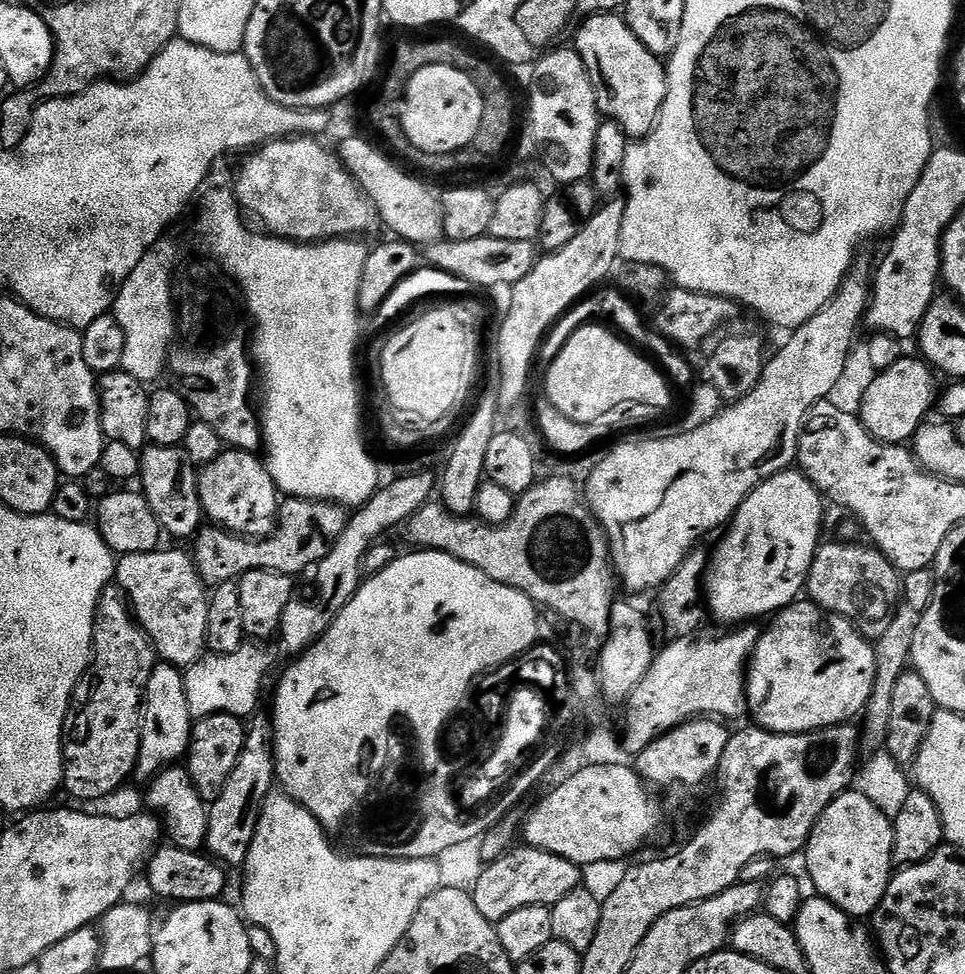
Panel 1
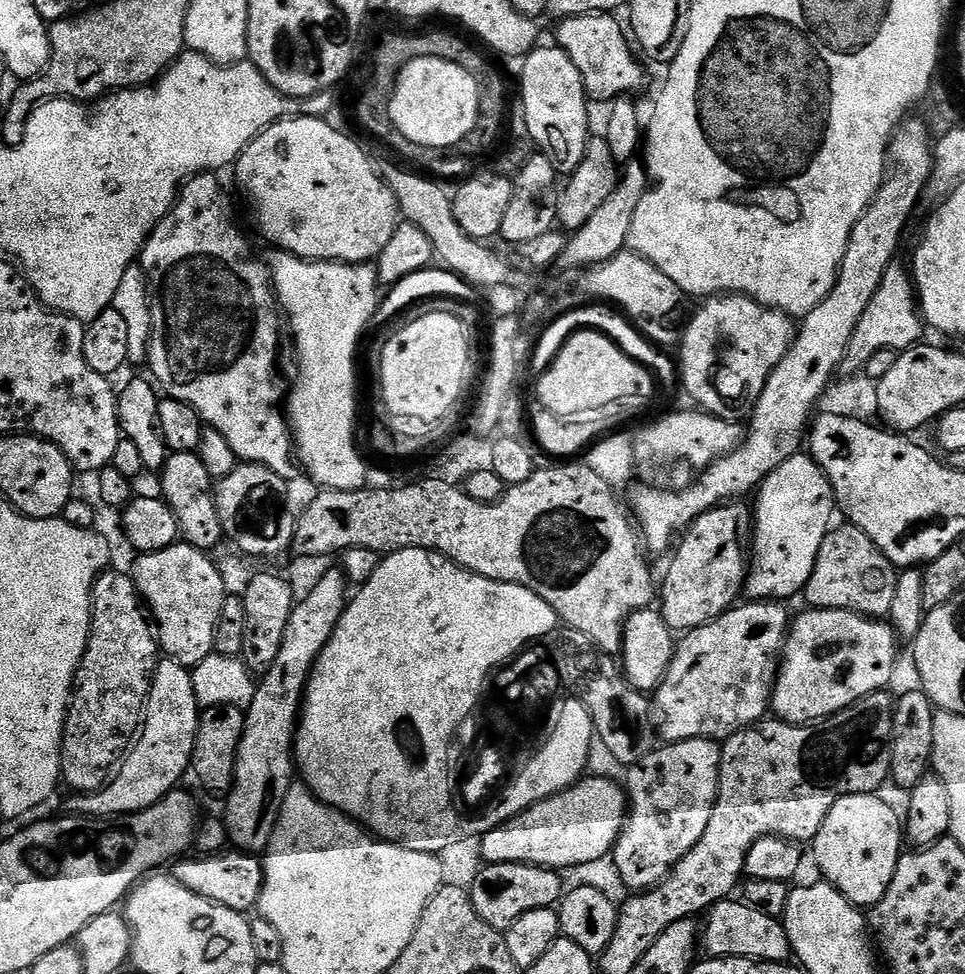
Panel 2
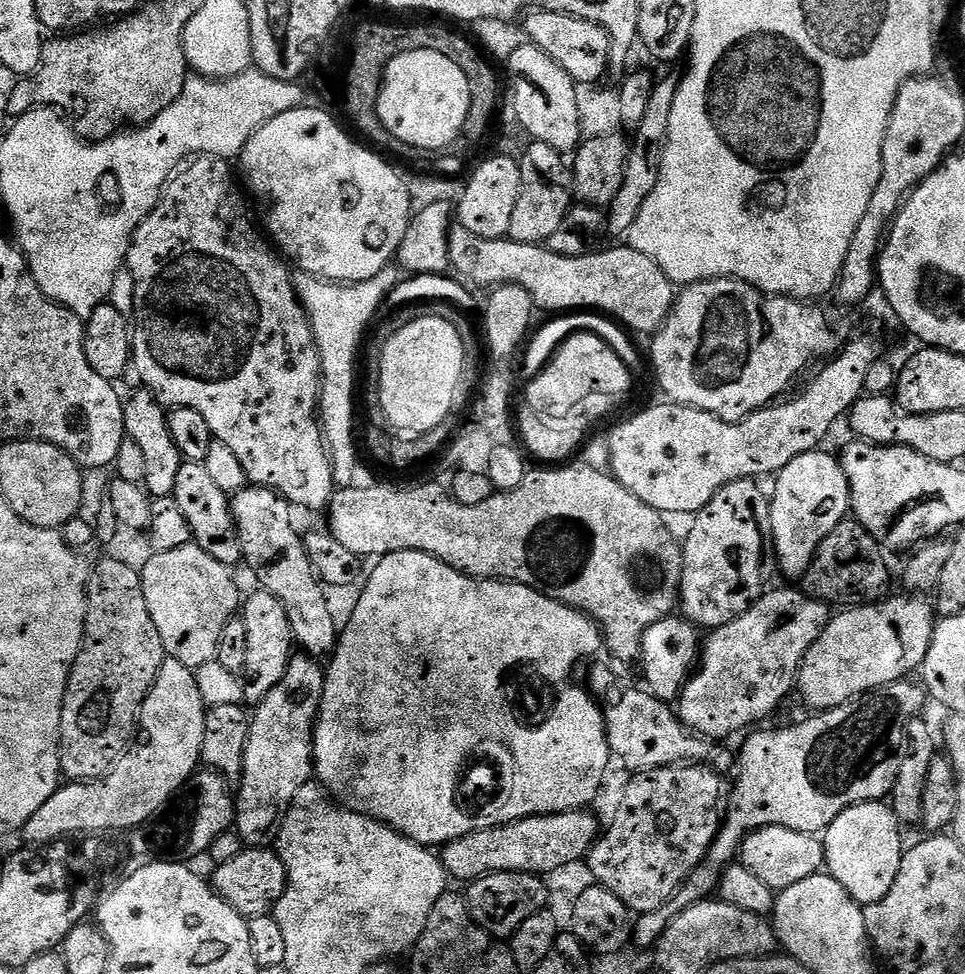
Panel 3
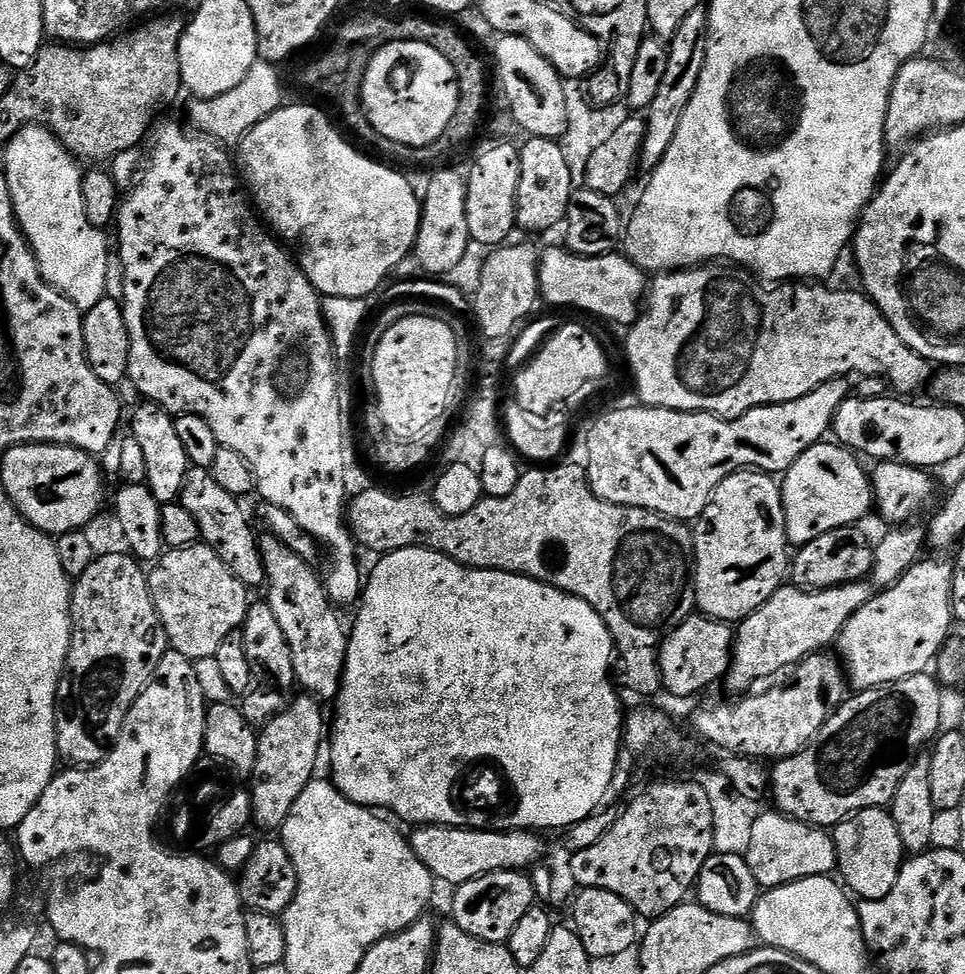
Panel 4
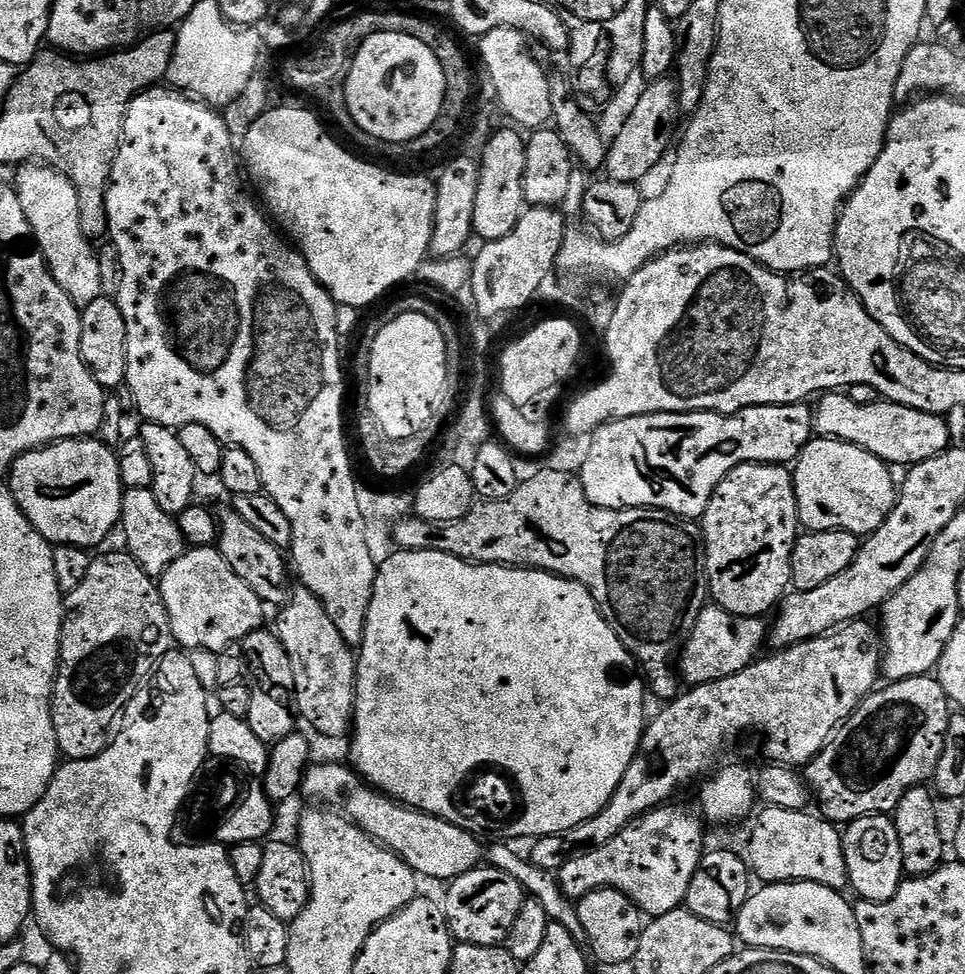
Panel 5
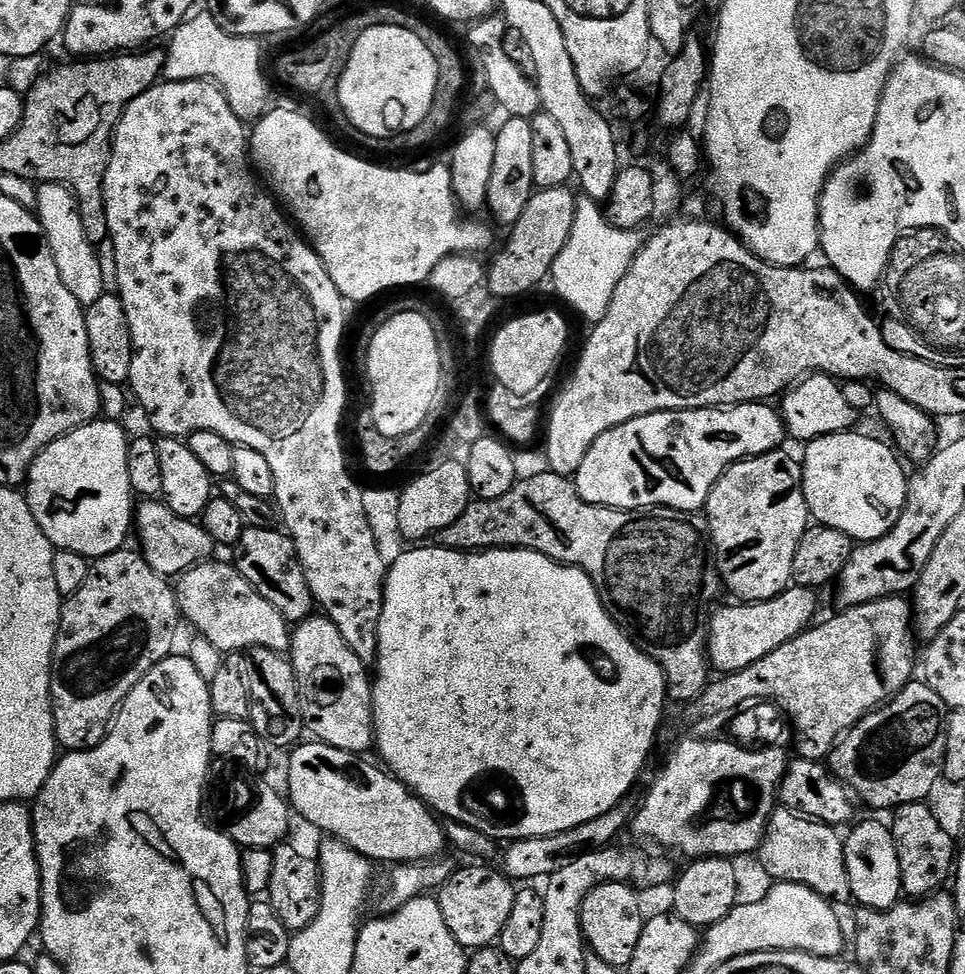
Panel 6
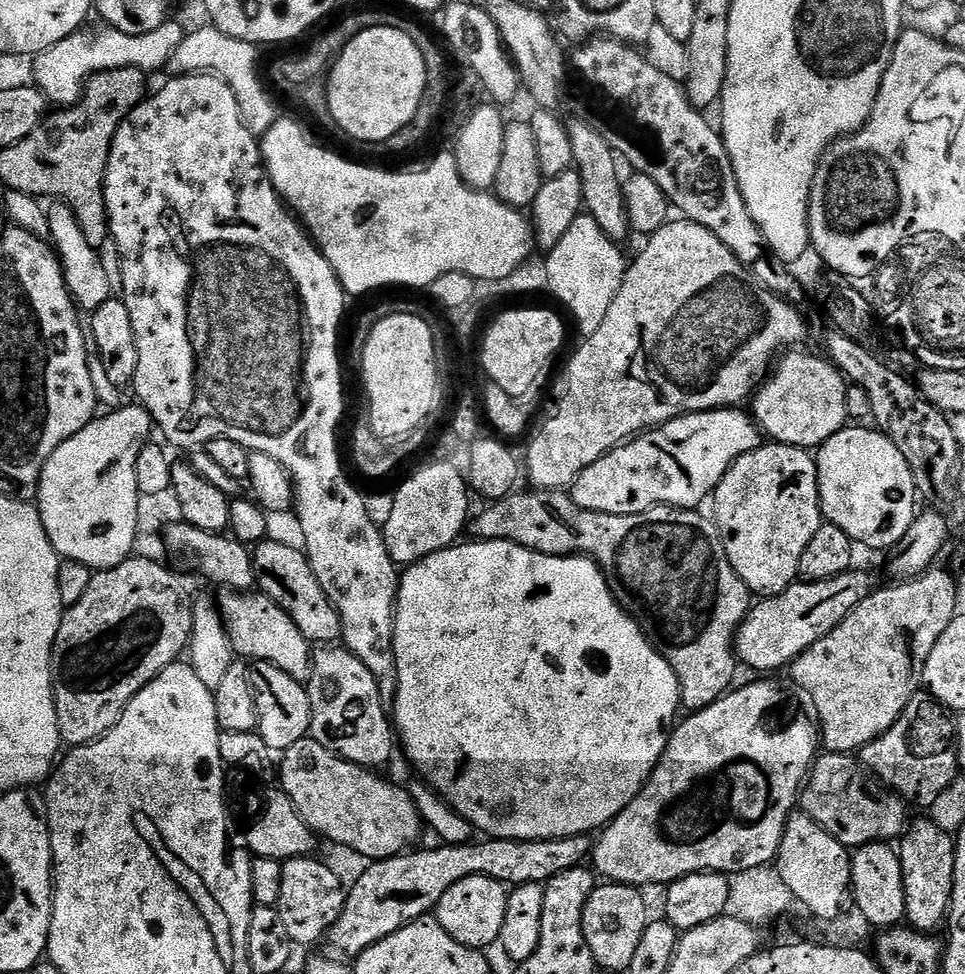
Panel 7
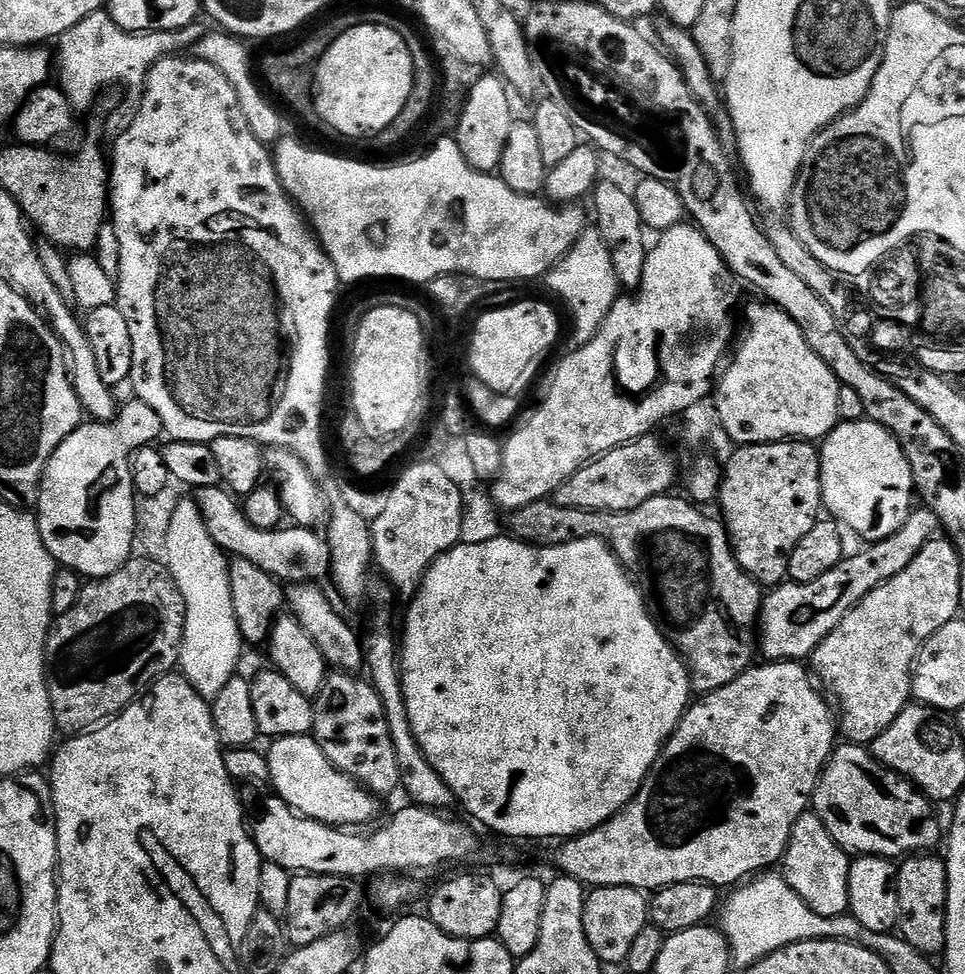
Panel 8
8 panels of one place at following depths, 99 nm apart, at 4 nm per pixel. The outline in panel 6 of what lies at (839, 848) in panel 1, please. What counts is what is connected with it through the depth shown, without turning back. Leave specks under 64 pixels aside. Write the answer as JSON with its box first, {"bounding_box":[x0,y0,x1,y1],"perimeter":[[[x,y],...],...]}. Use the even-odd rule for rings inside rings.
{"bounding_box":[844,820,902,912],"perimeter":[[[864,820],[858,824],[844,840],[846,874],[850,878],[852,900],[861,908],[873,908],[884,912],[902,900],[898,850],[894,846],[892,829],[887,823],[879,824],[876,820]]]}

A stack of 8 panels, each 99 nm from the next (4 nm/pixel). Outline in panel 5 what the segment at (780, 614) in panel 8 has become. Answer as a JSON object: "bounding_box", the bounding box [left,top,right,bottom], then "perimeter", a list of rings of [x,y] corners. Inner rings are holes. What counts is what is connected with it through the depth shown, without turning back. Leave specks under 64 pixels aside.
{"bounding_box":[678,603,770,686],"perimeter":[[[705,603],[696,625],[678,653],[678,672],[688,686],[718,682],[738,670],[746,670],[761,655],[760,647],[770,636],[769,625],[758,616],[732,616],[717,604]]]}

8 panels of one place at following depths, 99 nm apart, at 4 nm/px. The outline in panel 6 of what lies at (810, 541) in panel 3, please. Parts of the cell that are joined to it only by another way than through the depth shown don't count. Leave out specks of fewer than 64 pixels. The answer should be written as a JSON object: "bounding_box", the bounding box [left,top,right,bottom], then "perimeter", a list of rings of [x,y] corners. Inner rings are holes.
{"bounding_box":[802,431,910,542],"perimeter":[[[856,431],[835,432],[817,440],[807,441],[805,448],[808,449],[805,450],[804,456],[802,455],[804,493],[809,517],[817,525],[842,530],[853,542],[867,542],[882,538],[898,522],[908,504],[910,476],[909,473],[904,473],[905,465],[901,457],[887,443],[884,445],[872,436],[863,436]]]}

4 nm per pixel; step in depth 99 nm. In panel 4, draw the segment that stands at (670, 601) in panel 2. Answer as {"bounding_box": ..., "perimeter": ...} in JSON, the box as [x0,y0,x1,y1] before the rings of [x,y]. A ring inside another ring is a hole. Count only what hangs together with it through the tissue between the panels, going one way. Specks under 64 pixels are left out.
{"bounding_box":[691,470,789,620],"perimeter":[[[759,470],[731,472],[710,494],[706,510],[691,525],[696,555],[691,579],[694,604],[707,619],[745,620],[789,579],[786,514],[780,484],[772,480],[769,473]]]}

